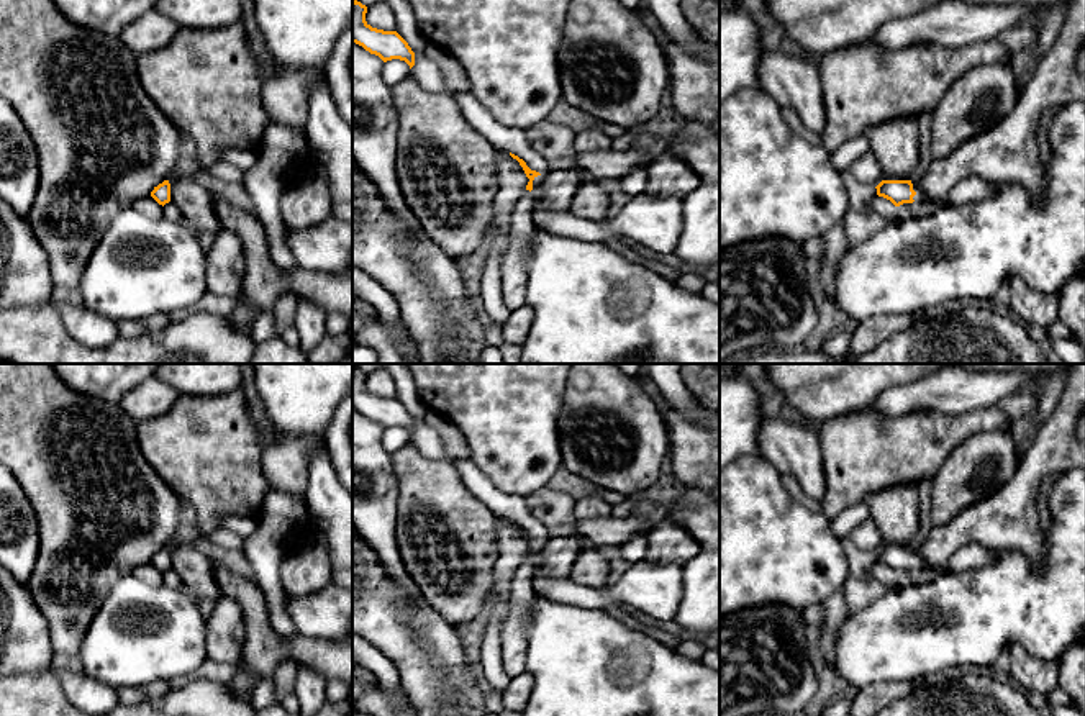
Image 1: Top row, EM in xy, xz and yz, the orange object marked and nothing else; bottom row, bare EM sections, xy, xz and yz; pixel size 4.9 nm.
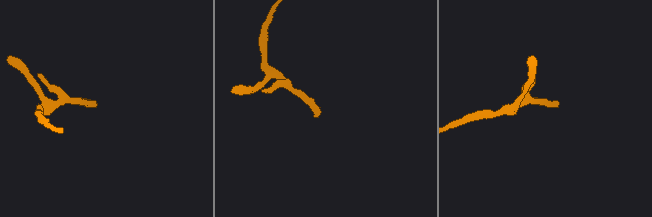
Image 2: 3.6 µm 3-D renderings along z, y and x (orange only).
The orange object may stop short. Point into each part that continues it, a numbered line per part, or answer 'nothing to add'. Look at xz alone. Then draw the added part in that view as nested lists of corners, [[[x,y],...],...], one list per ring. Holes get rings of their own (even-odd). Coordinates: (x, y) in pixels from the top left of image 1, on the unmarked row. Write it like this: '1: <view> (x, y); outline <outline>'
1: xz (522, 598); outline [[[526,557],[513,577],[502,628],[502,664],[510,680],[520,675],[526,664],[526,628],[531,623],[531,613],[536,605],[531,573],[533,560]]]

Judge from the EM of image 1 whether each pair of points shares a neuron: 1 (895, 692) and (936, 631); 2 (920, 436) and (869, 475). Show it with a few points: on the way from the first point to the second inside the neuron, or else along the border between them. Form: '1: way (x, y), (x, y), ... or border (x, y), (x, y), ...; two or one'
1: border (921, 680), (880, 680), (864, 687); two
2: way (907, 449), (894, 451), (882, 462); one

